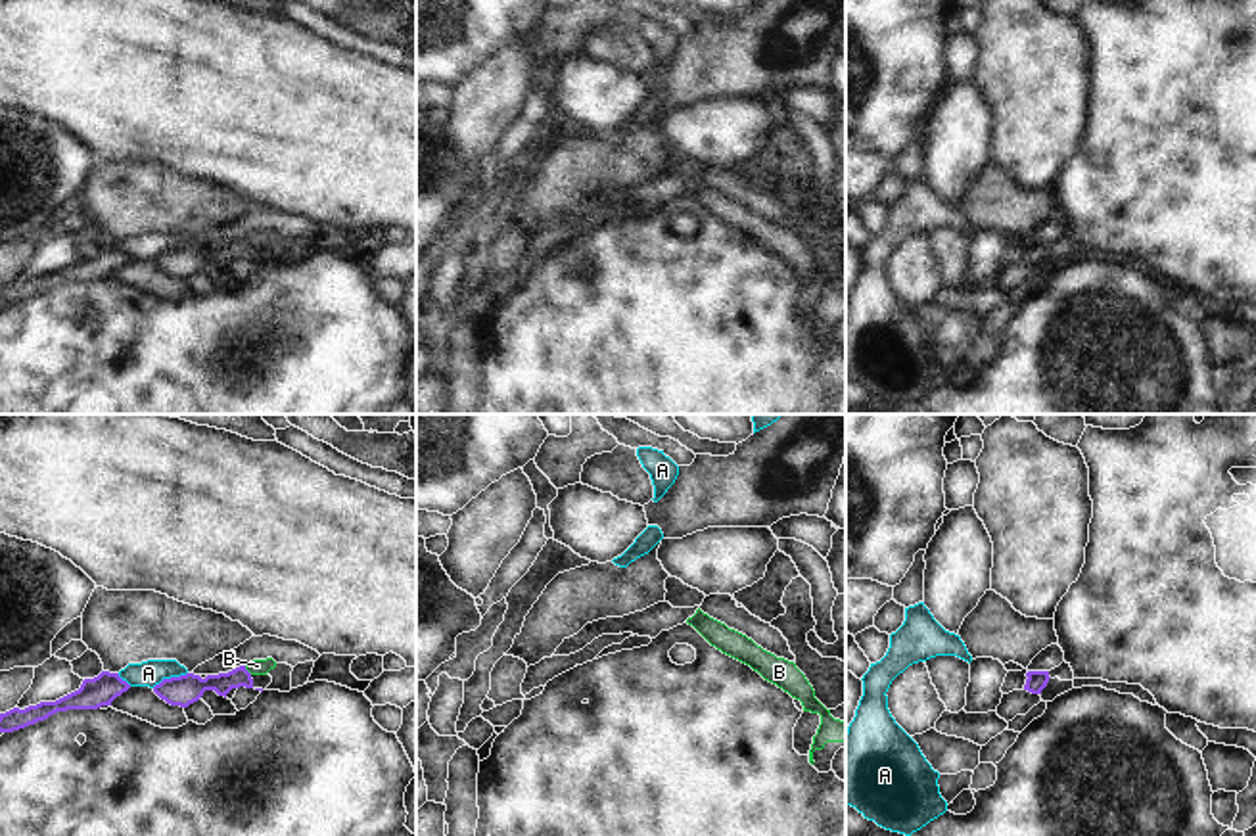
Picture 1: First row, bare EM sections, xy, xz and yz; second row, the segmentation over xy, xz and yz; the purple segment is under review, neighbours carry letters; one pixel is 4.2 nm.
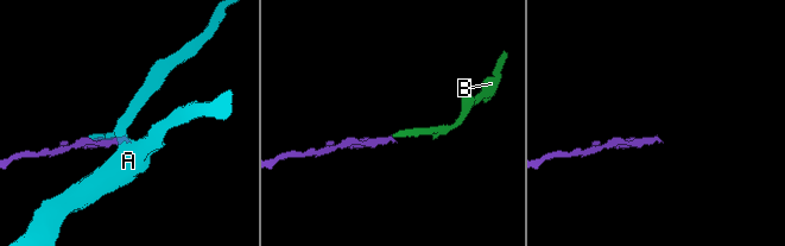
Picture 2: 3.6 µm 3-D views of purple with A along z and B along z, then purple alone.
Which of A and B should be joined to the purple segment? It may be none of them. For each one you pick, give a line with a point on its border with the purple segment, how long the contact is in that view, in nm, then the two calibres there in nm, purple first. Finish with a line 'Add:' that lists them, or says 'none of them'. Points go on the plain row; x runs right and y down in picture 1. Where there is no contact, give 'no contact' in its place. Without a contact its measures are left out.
B: meets purple in xy at (246, 240); contact 50 nm long; 120 nm thick on the purple side, 60 nm on the other
Add: B

